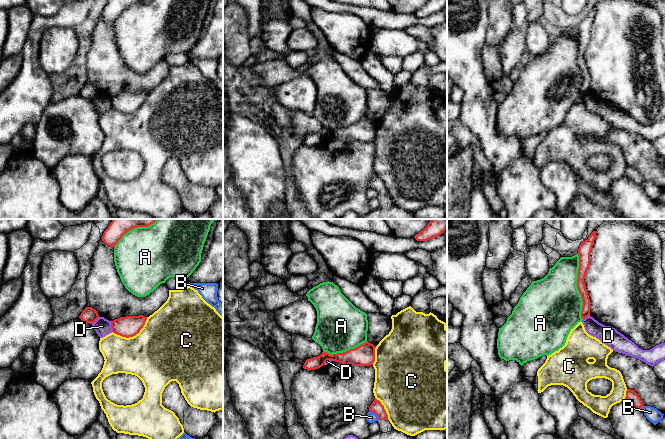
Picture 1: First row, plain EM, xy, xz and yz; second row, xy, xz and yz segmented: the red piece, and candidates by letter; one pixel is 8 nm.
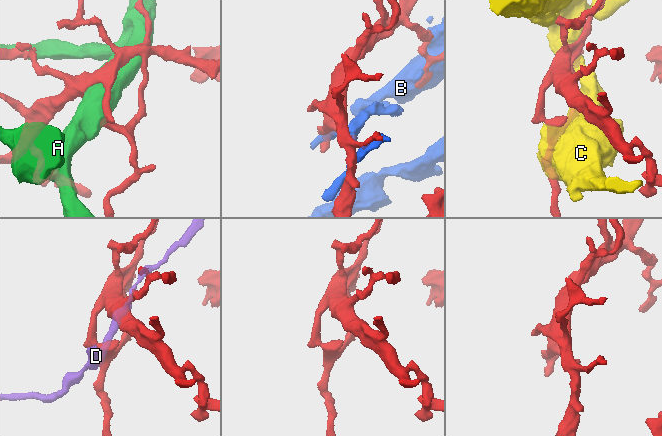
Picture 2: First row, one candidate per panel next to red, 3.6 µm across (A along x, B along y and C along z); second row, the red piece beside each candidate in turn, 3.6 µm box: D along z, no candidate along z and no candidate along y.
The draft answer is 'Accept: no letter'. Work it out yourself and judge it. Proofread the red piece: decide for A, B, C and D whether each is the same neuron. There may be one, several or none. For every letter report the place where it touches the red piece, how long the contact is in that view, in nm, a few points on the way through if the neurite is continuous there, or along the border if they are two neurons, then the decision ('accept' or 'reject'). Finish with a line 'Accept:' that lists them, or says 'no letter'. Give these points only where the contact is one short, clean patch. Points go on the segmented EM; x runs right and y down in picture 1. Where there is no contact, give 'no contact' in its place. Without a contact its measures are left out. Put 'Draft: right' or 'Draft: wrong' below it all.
A: meets red in yz at (577, 286); contact 550 nm long; reject
B: meets red in xz at (375, 413); contact 120 nm long; reject
C: meets red in xy at (132, 336); contact 320 nm long; reject
D: meets red in xy at (111, 326); contact 90 nm long; reject
Accept: no letter
Draft: right

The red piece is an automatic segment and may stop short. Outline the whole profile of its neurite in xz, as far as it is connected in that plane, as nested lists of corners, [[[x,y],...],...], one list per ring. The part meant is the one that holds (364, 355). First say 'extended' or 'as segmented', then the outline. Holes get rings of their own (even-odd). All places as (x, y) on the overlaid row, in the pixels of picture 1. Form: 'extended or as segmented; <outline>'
as segmented; [[[367,341],[360,346],[343,353],[330,355],[323,351],[321,355],[307,359],[303,368],[307,370],[315,370],[322,367],[327,360],[350,366],[373,365],[375,361],[375,348],[376,346]]]

